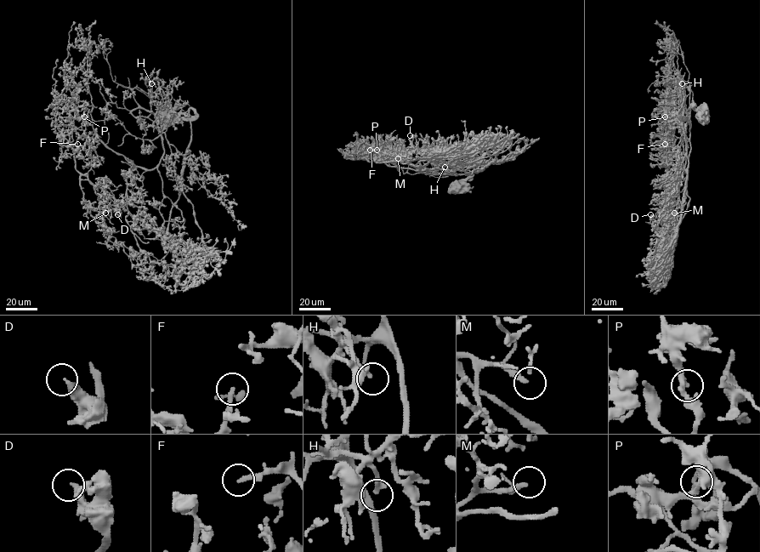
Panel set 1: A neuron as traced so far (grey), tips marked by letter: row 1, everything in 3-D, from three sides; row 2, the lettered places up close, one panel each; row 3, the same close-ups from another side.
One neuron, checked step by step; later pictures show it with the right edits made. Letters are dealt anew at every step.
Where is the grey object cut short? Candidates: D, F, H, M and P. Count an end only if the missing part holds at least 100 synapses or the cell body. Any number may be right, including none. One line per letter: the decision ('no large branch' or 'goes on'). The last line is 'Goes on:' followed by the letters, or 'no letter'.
D: no large branch
F: goes on
H: no large branch
M: goes on
P: no large branch
Goes on: F, M

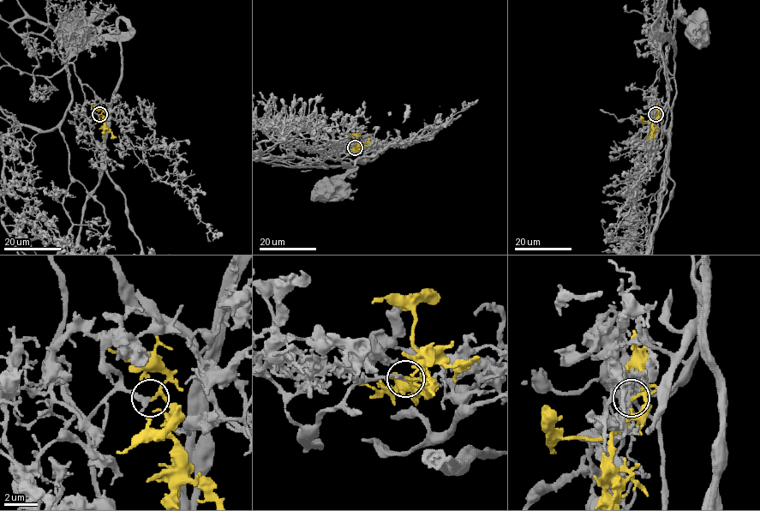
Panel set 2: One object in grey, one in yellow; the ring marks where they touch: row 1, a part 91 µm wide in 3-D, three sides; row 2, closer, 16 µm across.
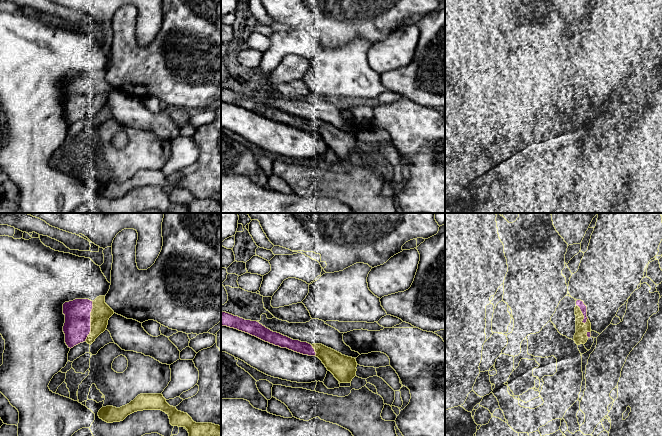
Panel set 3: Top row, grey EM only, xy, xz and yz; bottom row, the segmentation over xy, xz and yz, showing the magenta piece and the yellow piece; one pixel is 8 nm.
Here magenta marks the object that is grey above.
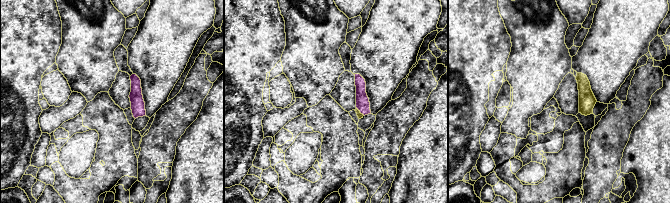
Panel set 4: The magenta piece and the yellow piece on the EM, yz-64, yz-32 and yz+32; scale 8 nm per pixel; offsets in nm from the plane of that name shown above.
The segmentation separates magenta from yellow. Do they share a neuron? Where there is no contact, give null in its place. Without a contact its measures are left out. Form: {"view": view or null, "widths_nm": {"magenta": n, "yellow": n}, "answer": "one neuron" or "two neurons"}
{"view": "xy", "widths_nm": {"magenta": 220, "yellow": 160}, "answer": "one neuron"}

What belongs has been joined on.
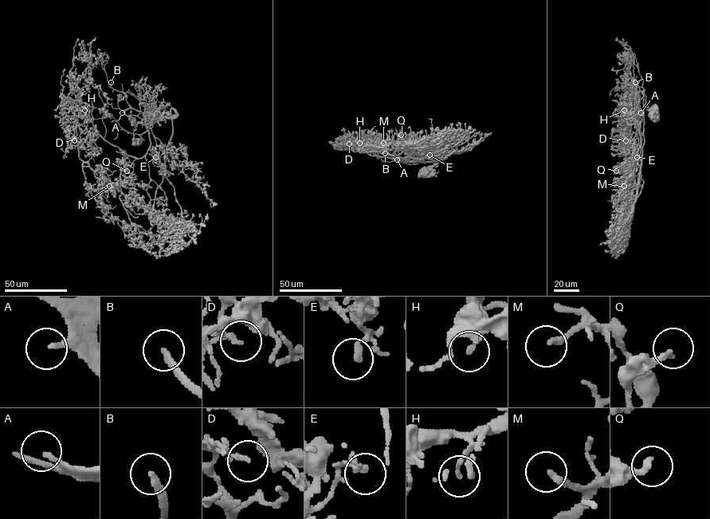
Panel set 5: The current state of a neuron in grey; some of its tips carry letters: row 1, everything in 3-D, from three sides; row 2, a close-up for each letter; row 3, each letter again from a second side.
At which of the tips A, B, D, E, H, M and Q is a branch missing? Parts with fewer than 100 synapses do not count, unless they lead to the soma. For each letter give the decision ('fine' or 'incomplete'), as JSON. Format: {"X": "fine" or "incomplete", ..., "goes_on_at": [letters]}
{"A": "incomplete", "B": "incomplete", "D": "fine", "E": "fine", "H": "fine", "M": "incomplete", "Q": "fine", "goes_on_at": ["A", "B", "M"]}

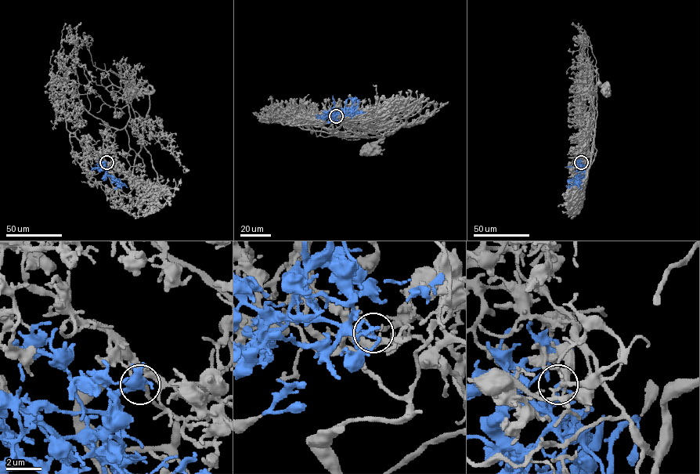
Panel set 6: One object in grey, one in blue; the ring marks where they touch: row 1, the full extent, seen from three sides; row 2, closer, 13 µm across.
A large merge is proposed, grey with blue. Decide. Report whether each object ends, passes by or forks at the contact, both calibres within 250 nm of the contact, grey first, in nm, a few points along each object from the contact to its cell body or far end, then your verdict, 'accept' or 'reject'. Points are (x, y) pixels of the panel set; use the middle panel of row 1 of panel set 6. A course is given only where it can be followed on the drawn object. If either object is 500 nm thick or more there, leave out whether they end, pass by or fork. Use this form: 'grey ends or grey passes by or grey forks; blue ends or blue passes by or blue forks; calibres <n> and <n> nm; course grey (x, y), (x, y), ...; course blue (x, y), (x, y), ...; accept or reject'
grey forks; blue ends; calibres 110 and 140 nm; course grey (336, 116), (346, 124), (331, 134), (350, 132), (368, 138), (378, 137), (371, 150); course blue (336, 115), (332, 118), (339, 121), (344, 111), (346, 113), (351, 108), (355, 111), (357, 98); accept

